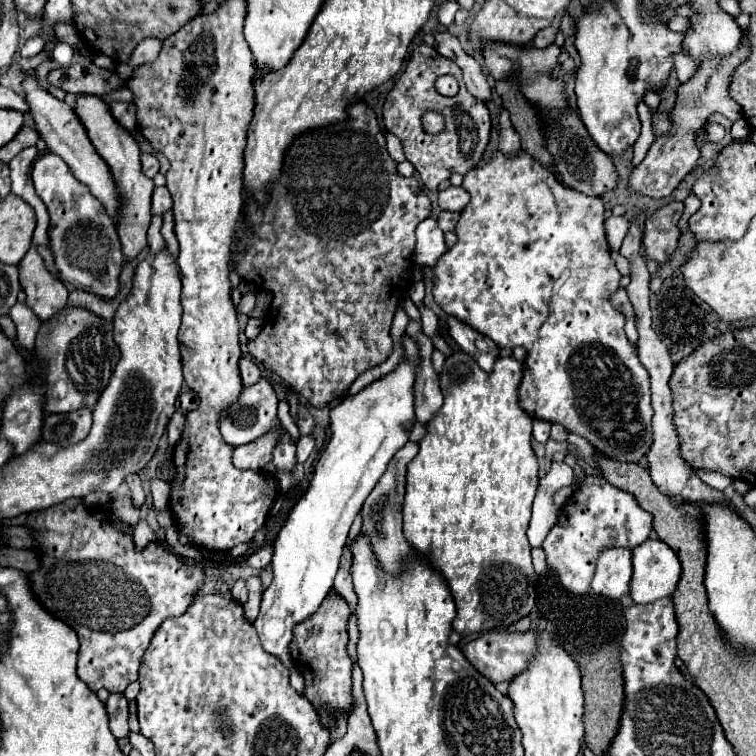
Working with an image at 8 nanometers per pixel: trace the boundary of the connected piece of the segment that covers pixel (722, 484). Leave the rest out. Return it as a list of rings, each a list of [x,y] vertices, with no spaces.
[[[697,469],[697,475],[699,475],[699,477],[701,477],[709,487],[719,489],[719,491],[723,491],[727,485],[731,485],[731,483],[733,483],[733,479],[727,479],[727,477],[723,477],[723,475],[719,475],[719,473],[701,471],[701,469]]]

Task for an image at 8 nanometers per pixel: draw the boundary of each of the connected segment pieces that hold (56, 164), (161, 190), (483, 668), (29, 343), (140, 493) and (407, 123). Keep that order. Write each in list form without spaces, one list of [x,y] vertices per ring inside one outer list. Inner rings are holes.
[[[41,155],[33,165],[31,177],[37,185],[37,195],[49,209],[51,227],[47,235],[57,269],[61,271],[67,289],[85,289],[105,299],[113,299],[119,291],[119,259],[123,259],[123,253],[115,225],[111,219],[107,219],[103,205],[89,193],[83,183],[73,177],[71,169],[59,155]]]
[[[155,187],[153,191],[153,201],[151,201],[151,215],[163,215],[169,211],[173,205],[169,189],[167,187]]]
[[[533,629],[525,631],[525,633],[483,633],[481,637],[469,641],[463,647],[463,653],[467,653],[469,663],[489,681],[493,681],[493,683],[511,681],[517,675],[521,675],[523,671],[527,671],[527,667],[535,659],[537,639],[539,639],[539,635]]]
[[[15,303],[9,309],[9,317],[13,319],[13,323],[17,327],[17,341],[19,341],[19,345],[25,347],[27,351],[33,351],[35,335],[37,335],[37,329],[39,329],[37,315],[25,303]]]
[[[131,474],[126,478],[126,482],[132,493],[131,496],[133,505],[140,509],[143,506],[146,498],[142,480],[137,474]]]
[[[419,45],[411,53],[407,69],[387,95],[387,101],[383,105],[383,121],[385,129],[401,139],[407,161],[413,163],[421,181],[431,191],[437,191],[439,183],[449,179],[451,173],[467,175],[473,167],[477,167],[491,139],[491,113],[487,109],[487,103],[475,99],[465,89],[461,69],[451,59],[443,57],[441,53],[437,53],[437,49],[427,45]],[[441,75],[457,77],[459,93],[455,97],[443,97],[441,93],[437,93],[435,81]],[[429,111],[435,111],[445,119],[445,129],[441,133],[425,131],[421,121]]]

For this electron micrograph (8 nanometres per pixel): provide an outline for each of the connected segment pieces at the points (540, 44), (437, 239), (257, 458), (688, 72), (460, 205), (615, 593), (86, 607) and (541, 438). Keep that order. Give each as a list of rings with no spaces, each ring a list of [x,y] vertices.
[[[551,25],[551,27],[547,27],[547,29],[541,29],[541,31],[535,35],[535,39],[533,39],[533,47],[545,49],[547,45],[551,45],[551,43],[555,41],[555,33],[557,33],[557,27],[555,27],[555,25]]]
[[[429,217],[417,227],[417,247],[415,247],[415,261],[419,265],[431,265],[441,259],[441,255],[447,251],[445,245],[445,233],[439,229],[437,219]]]
[[[267,431],[259,439],[247,445],[239,445],[233,455],[235,467],[253,467],[253,469],[263,469],[263,465],[271,463],[273,451],[279,445],[279,435],[275,431]]]
[[[675,55],[675,71],[677,71],[679,81],[685,83],[695,73],[695,63],[689,57],[685,57],[685,55]]]
[[[450,186],[445,191],[439,191],[439,207],[441,210],[461,213],[467,207],[469,199],[471,199],[471,195],[462,186]]]
[[[607,549],[599,557],[595,577],[593,577],[593,593],[605,599],[619,601],[629,595],[631,581],[631,551],[627,549]]]
[[[69,499],[51,509],[29,515],[27,527],[37,531],[37,553],[41,555],[43,565],[41,571],[29,573],[31,585],[37,591],[35,597],[57,619],[77,631],[81,643],[77,675],[93,691],[105,687],[109,693],[123,693],[127,685],[137,679],[141,657],[163,619],[183,615],[185,607],[191,605],[189,601],[203,583],[203,571],[197,567],[187,567],[175,553],[159,543],[149,543],[145,551],[137,551],[129,535],[113,529],[105,515],[89,515],[81,499]]]
[[[533,419],[533,437],[537,443],[545,443],[549,439],[549,429],[551,429],[549,421]]]

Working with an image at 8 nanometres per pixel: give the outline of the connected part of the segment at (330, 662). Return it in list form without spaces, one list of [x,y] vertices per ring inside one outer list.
[[[329,593],[323,601],[323,607],[311,615],[311,619],[299,623],[295,627],[295,639],[291,641],[291,657],[295,667],[305,677],[305,697],[315,707],[333,709],[337,715],[339,711],[349,713],[353,707],[351,697],[351,659],[347,655],[347,619],[349,619],[349,605],[337,595]]]

